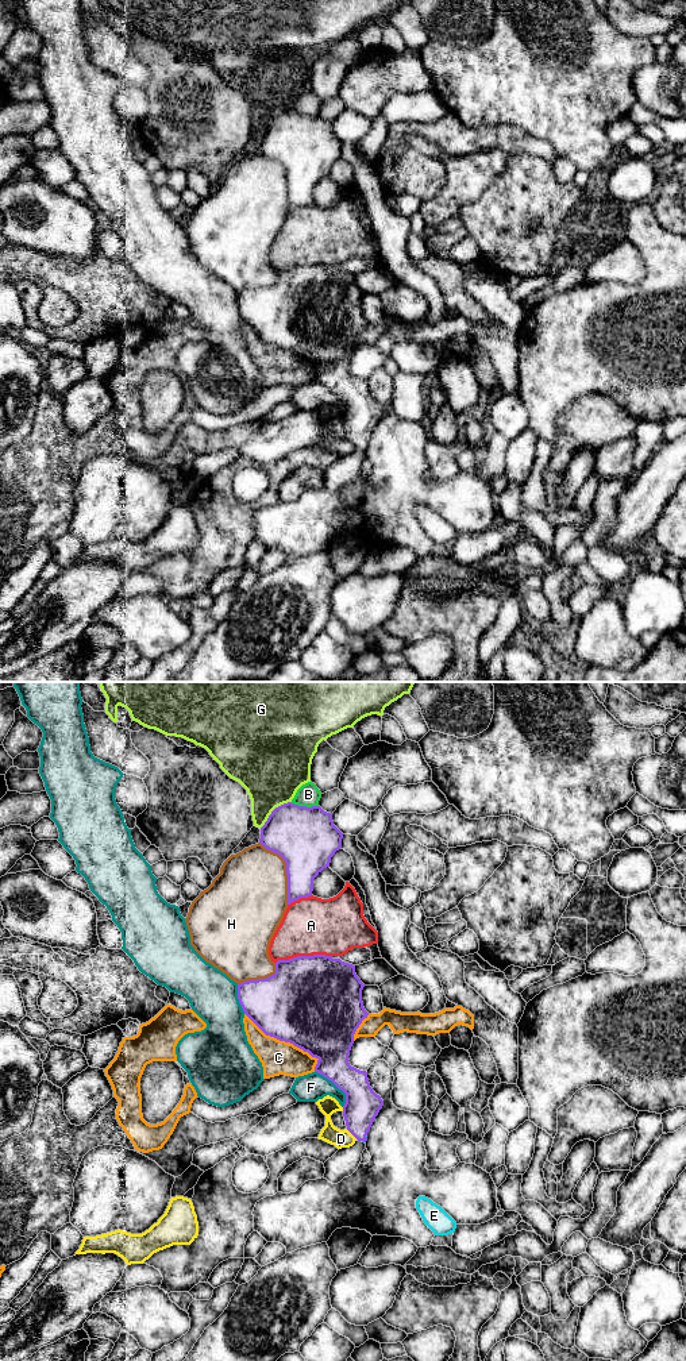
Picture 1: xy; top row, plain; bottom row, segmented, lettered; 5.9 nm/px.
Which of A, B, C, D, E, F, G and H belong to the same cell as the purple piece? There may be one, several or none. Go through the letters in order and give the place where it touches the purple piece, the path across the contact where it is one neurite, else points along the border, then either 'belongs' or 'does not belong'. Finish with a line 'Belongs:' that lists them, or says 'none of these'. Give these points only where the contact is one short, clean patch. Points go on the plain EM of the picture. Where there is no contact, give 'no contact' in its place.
A: meets purple in xy at (303, 265); does not belong
B: meets purple in xy at (304, 115); does not belong
C: meets purple in xy at (286, 350); does not belong
D: meets purple in xy at (351, 442); does not belong
E: meets purple in xy at (363, 450); runs through xy (362, 413), (363, 450), (362, 450); belongs
F: meets purple in xy at (336, 394); does not belong
G: meets purple in xy at (273, 119); does not belong
H: meets purple in xy at (286, 178); does not belong
Belongs: E

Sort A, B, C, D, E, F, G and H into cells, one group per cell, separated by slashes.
A / B / C / D / E / F / G / H

